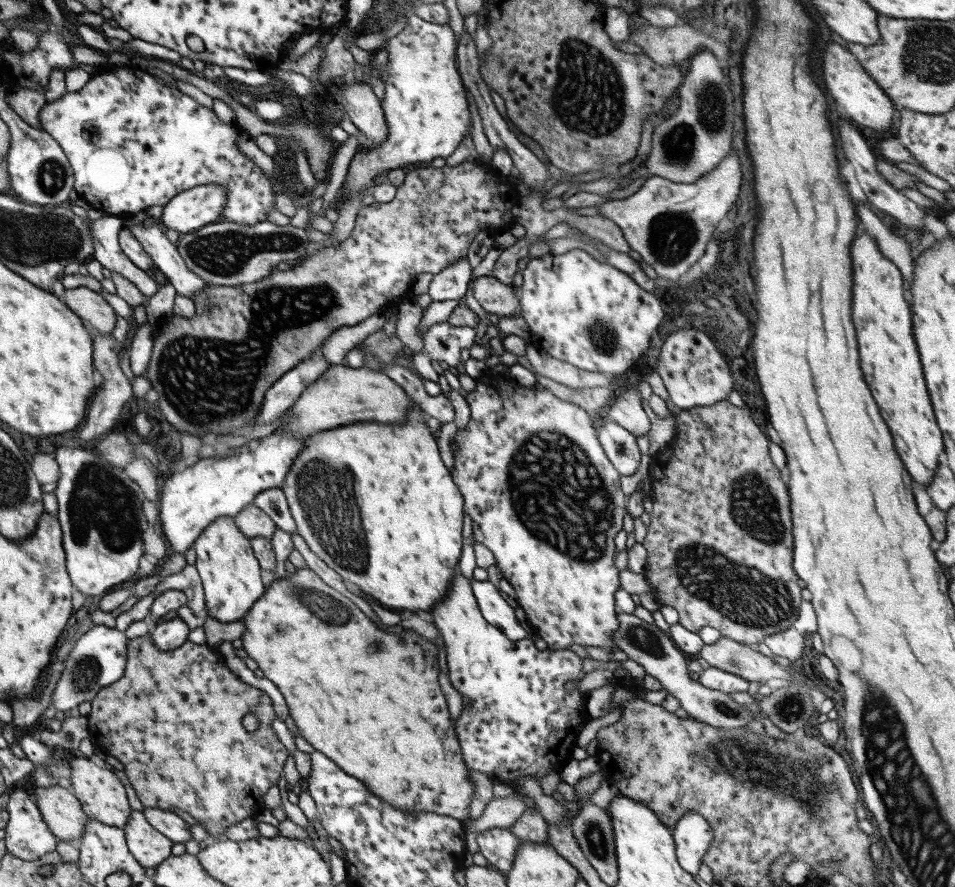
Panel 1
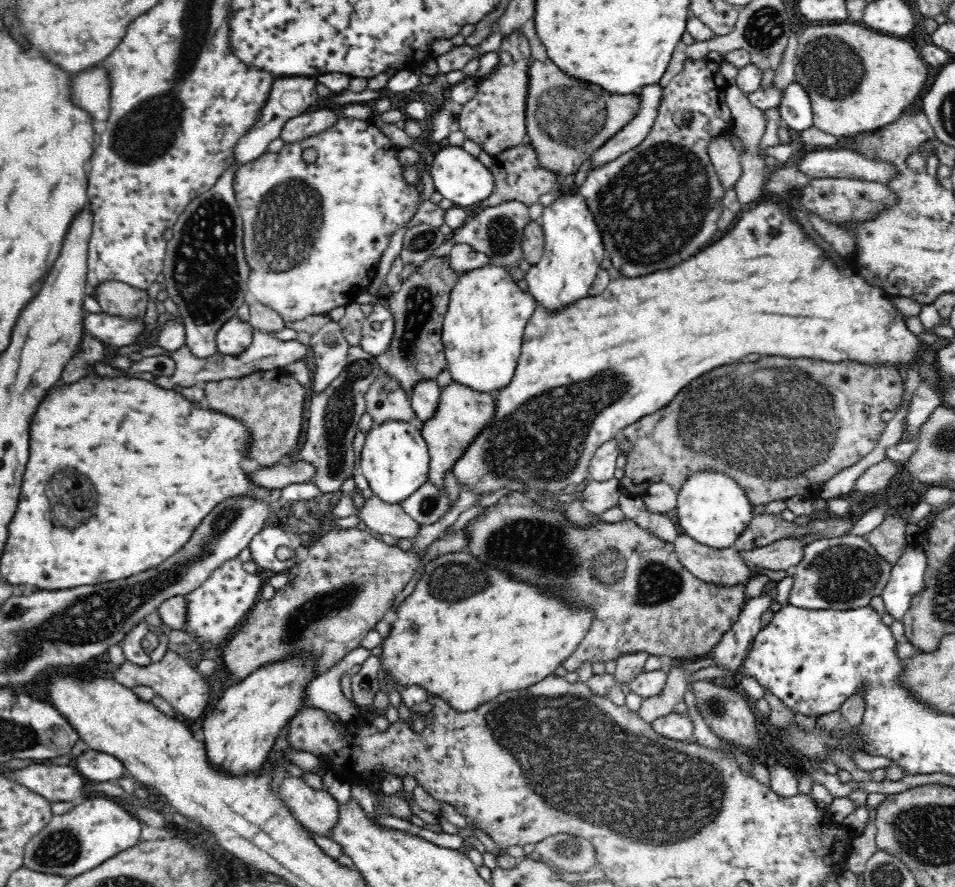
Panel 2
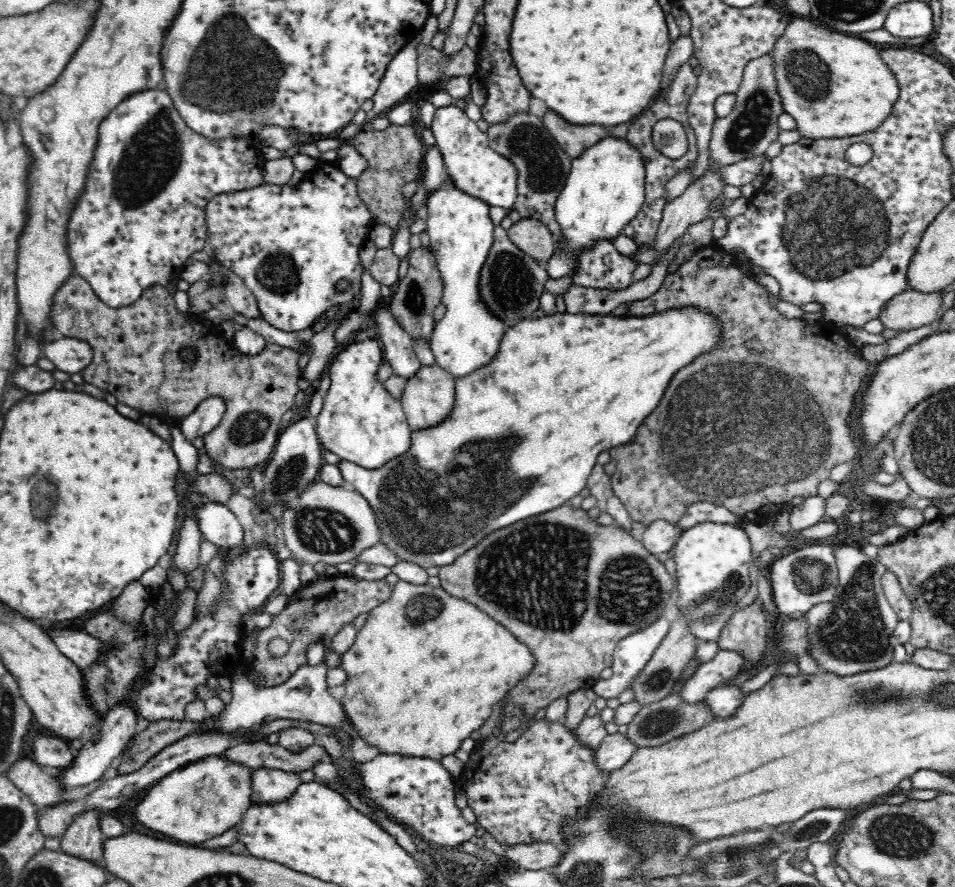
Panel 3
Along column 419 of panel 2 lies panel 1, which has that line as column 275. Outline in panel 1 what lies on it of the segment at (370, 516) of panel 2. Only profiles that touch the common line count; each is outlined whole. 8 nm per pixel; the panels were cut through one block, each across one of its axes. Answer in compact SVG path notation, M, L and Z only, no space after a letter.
M247 506L243 512L239 512L233 518L233 524L239 528L239 532L243 536L247 536L249 540L253 538L273 538L273 532L277 530L277 526L269 520L269 516L265 516L265 512L257 506Z

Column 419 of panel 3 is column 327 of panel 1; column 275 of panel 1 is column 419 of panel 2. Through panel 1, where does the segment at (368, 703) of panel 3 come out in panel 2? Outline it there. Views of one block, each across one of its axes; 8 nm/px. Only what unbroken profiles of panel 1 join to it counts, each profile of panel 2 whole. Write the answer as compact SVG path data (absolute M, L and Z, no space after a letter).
M452 552L424 564L422 578L412 594L400 602L396 620L388 636L382 638L376 656L380 658L380 670L392 684L402 688L420 686L428 696L444 700L454 712L472 712L490 704L502 692L524 690L552 676L554 668L562 666L576 652L590 624L590 610L584 614L578 608L564 608L564 604L542 596L534 588L516 584L486 566L478 566L470 554Z

